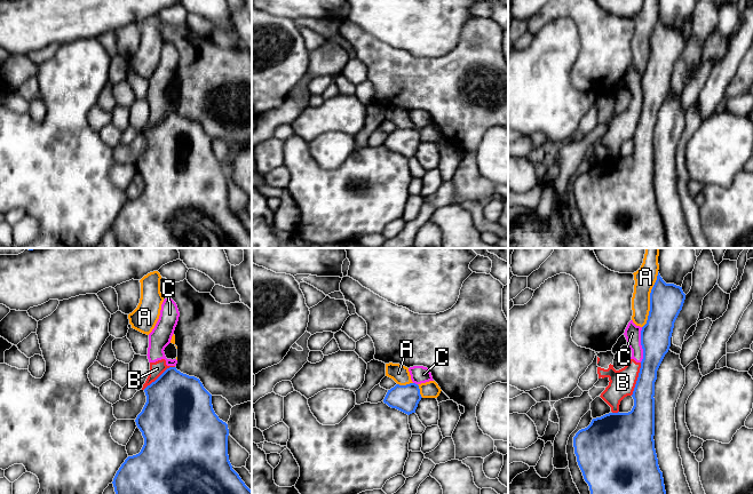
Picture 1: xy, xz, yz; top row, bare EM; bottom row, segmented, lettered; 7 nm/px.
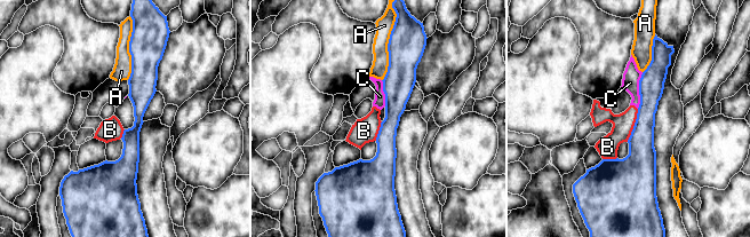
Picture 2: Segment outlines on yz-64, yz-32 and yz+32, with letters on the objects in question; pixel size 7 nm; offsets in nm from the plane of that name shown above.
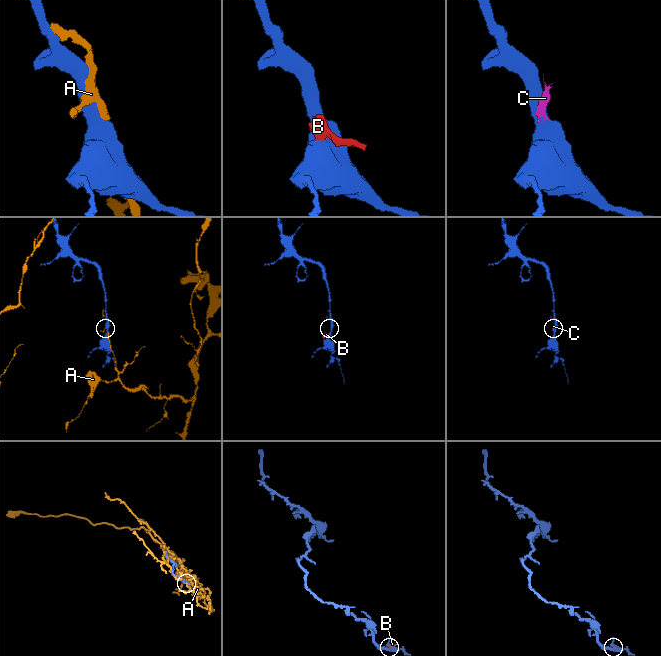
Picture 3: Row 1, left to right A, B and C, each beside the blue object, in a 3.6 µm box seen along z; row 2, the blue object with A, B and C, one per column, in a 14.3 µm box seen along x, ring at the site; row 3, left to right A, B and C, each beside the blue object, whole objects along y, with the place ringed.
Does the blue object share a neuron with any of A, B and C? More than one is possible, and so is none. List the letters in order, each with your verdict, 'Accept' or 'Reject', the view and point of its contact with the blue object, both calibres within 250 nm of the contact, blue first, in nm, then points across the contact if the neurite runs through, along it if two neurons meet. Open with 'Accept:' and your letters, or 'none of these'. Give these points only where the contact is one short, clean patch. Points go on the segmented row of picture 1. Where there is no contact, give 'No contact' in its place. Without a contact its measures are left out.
Accept: none of these
A: Reject. Touches blue at yz (650, 300). Thickness 240 nm (blue) against 150 nm
B: Reject. Touches blue at yz (637, 379). Thickness 170 nm (blue) against 180 nm
C: Reject. Touches blue at yz (641, 344). Thickness 220 nm (blue) against 110 nm. Boundary: yz (642, 327), (642, 359), (640, 361)

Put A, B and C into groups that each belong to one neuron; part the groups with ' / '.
A / B C

